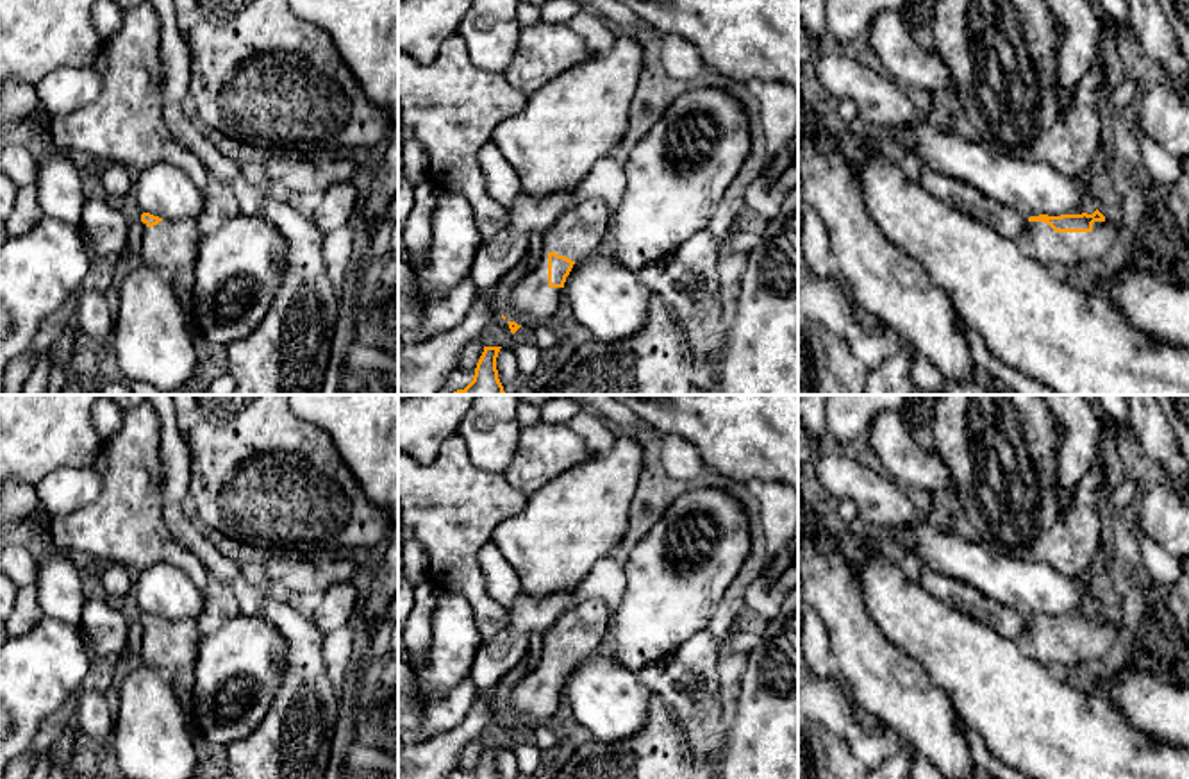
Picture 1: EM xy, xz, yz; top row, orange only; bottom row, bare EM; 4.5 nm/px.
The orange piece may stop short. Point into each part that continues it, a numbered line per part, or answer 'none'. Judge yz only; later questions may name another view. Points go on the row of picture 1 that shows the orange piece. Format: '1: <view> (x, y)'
1: yz (1061, 251)

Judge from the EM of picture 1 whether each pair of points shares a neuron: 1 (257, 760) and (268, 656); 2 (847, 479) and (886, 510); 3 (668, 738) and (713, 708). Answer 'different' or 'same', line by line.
1: different
2: same
3: different

